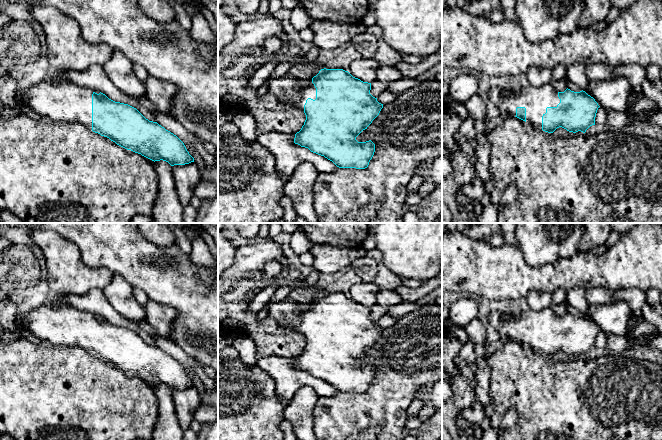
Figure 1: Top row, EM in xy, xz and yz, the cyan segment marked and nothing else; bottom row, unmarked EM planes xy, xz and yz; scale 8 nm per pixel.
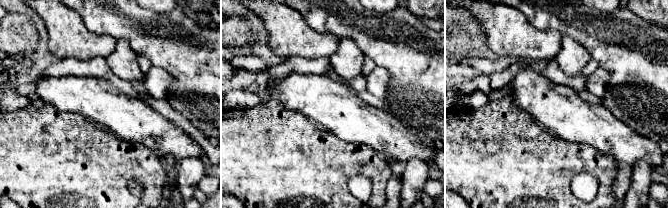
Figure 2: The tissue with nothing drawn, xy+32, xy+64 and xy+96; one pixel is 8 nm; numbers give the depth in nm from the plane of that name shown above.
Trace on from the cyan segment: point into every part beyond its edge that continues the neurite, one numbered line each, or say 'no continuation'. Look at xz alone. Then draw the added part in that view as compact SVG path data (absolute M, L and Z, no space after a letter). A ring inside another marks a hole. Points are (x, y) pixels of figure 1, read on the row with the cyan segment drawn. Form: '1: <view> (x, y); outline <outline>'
1: xz (289, 89); outline M287 73L282 77L270 76L267 81L269 93L275 95L284 103L293 104L303 111L308 98L316 99L316 88L312 83L312 79L302 82Z

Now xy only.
1: xy (65, 101); outline M42 80L27 89L21 90L18 97L25 110L33 111L53 121L79 122L92 130L92 94L94 92L100 93L69 81Z

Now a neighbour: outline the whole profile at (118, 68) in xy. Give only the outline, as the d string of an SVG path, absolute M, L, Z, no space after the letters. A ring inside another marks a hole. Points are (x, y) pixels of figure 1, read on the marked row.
M114 50L103 68L112 83L121 92L139 101L144 98L145 84L133 73L132 66L133 63L122 52Z

